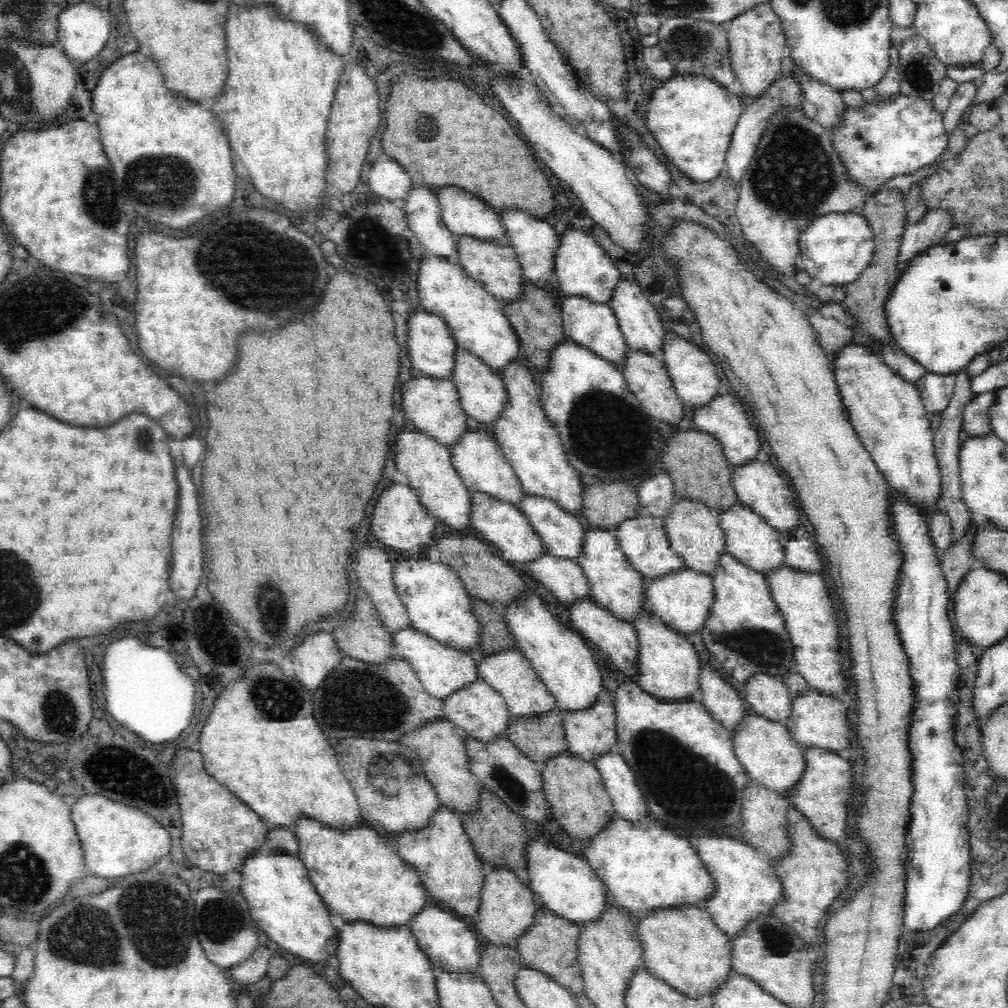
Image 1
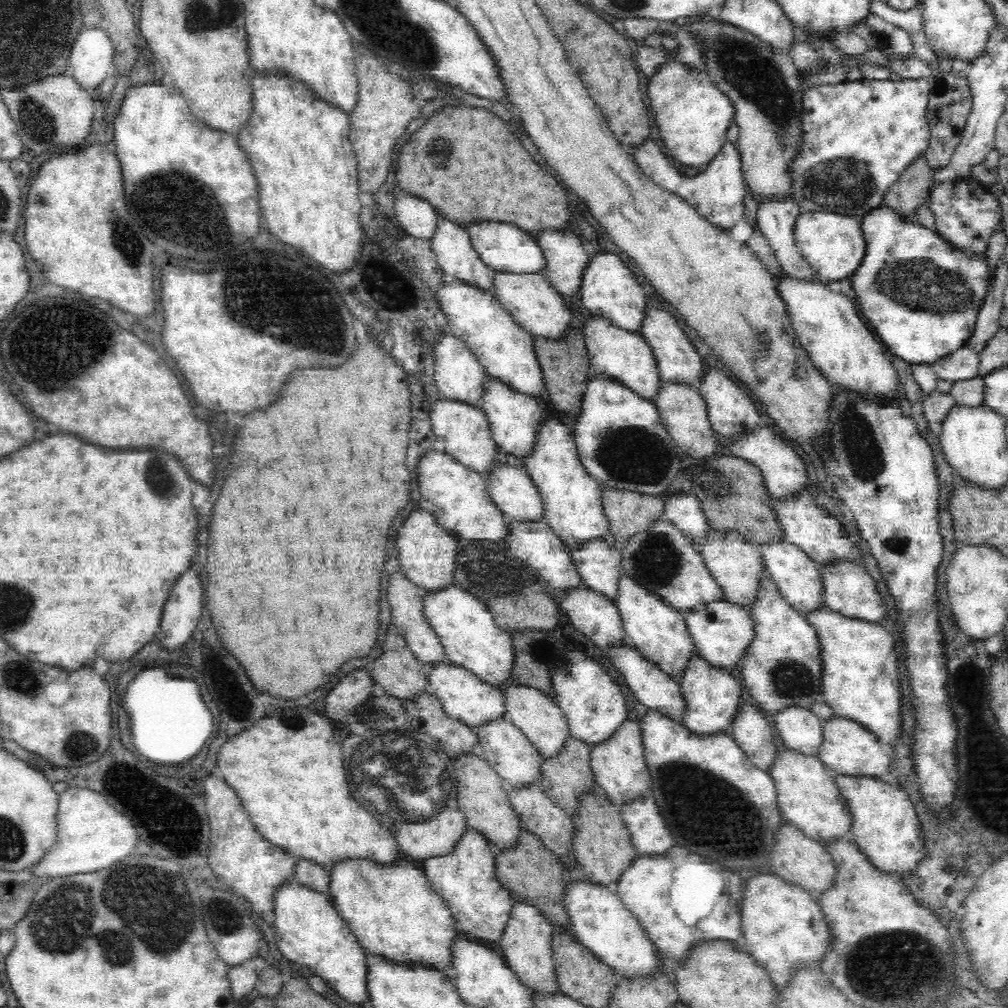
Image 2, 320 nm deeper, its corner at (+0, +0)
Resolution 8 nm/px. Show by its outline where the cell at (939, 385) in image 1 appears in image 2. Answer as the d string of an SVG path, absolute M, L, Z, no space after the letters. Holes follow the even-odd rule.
M969 340L965 346L952 352L937 363L933 363L933 371L944 382L956 384L962 380L970 380L978 374L979 357L969 349Z

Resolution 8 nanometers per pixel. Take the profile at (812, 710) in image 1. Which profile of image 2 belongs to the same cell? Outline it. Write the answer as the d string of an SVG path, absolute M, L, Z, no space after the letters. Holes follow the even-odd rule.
M834 715L821 722L821 741L817 756L831 773L880 778L888 774L890 764L889 749L884 748L886 747L879 738L856 720Z

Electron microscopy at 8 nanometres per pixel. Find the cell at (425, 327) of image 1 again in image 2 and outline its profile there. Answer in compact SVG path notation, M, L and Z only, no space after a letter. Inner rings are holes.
M452 334L438 336L433 342L431 353L433 356L433 379L440 396L444 399L480 406L482 383L486 374L474 353L464 342Z

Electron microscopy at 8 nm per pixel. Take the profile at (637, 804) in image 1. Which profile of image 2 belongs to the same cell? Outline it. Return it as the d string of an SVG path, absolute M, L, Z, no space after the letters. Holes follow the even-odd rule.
M650 794L628 799L619 806L619 811L636 854L655 855L671 850L674 842Z

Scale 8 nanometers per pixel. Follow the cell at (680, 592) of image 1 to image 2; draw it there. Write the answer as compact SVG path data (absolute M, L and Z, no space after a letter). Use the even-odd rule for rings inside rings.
M718 599L694 605L682 615L698 654L715 667L728 672L734 670L743 650L753 637L749 609L742 607L741 604L732 603L728 599Z

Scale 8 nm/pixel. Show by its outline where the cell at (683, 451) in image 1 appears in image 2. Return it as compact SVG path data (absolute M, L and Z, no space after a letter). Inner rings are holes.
M709 456L690 468L692 494L700 502L710 527L736 530L752 545L783 540L781 528L772 508L772 499L762 482L762 474L750 462L736 456Z

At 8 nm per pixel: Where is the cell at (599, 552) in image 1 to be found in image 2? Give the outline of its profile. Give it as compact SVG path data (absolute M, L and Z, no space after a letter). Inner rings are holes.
M625 573L617 578L613 601L618 608L622 631L626 634L629 644L638 649L646 660L658 665L658 668L678 680L679 673L695 648L684 624L682 612Z

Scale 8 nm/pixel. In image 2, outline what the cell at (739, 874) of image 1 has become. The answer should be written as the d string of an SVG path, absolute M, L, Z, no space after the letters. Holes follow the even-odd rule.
M770 871L768 874L750 876L744 882L739 906L741 949L763 968L775 987L785 985L798 964L819 964L828 948L830 935L811 892Z

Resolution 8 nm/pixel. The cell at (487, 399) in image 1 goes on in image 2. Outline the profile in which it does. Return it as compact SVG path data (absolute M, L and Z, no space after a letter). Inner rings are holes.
M486 376L482 383L482 396L479 404L488 421L490 434L497 450L521 459L526 456L530 448L534 446L536 428L546 416L534 397L514 390L497 378Z

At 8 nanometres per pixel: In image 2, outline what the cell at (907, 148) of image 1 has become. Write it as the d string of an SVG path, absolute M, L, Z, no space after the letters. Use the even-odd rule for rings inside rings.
M860 79L858 81L844 81L836 85L818 85L804 91L805 94L802 107L802 123L804 123L805 132L804 144L802 144L802 152L800 152L800 156L790 164L794 179L794 201L800 203L800 212L802 213L806 211L826 212L830 210L833 213L853 216L862 223L866 214L881 206L884 193L893 182L898 180L905 168L915 159L922 158L922 156L925 155L930 140L930 125L926 118L927 105L929 104L929 84L927 83L927 79L902 79L896 82L891 79Z

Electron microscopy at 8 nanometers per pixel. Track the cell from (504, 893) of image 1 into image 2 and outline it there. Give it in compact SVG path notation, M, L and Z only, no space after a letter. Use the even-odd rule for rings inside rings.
M513 897L510 916L506 920L498 947L504 954L507 967L516 974L519 982L536 992L558 992L558 983L552 961L551 936L556 929L533 904L528 904L520 897Z

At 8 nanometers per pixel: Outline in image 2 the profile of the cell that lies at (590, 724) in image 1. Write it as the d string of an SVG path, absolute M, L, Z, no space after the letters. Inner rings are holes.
M623 720L606 740L594 743L590 747L589 765L594 781L601 791L612 799L612 803L620 806L628 799L650 794L639 724L632 720Z

